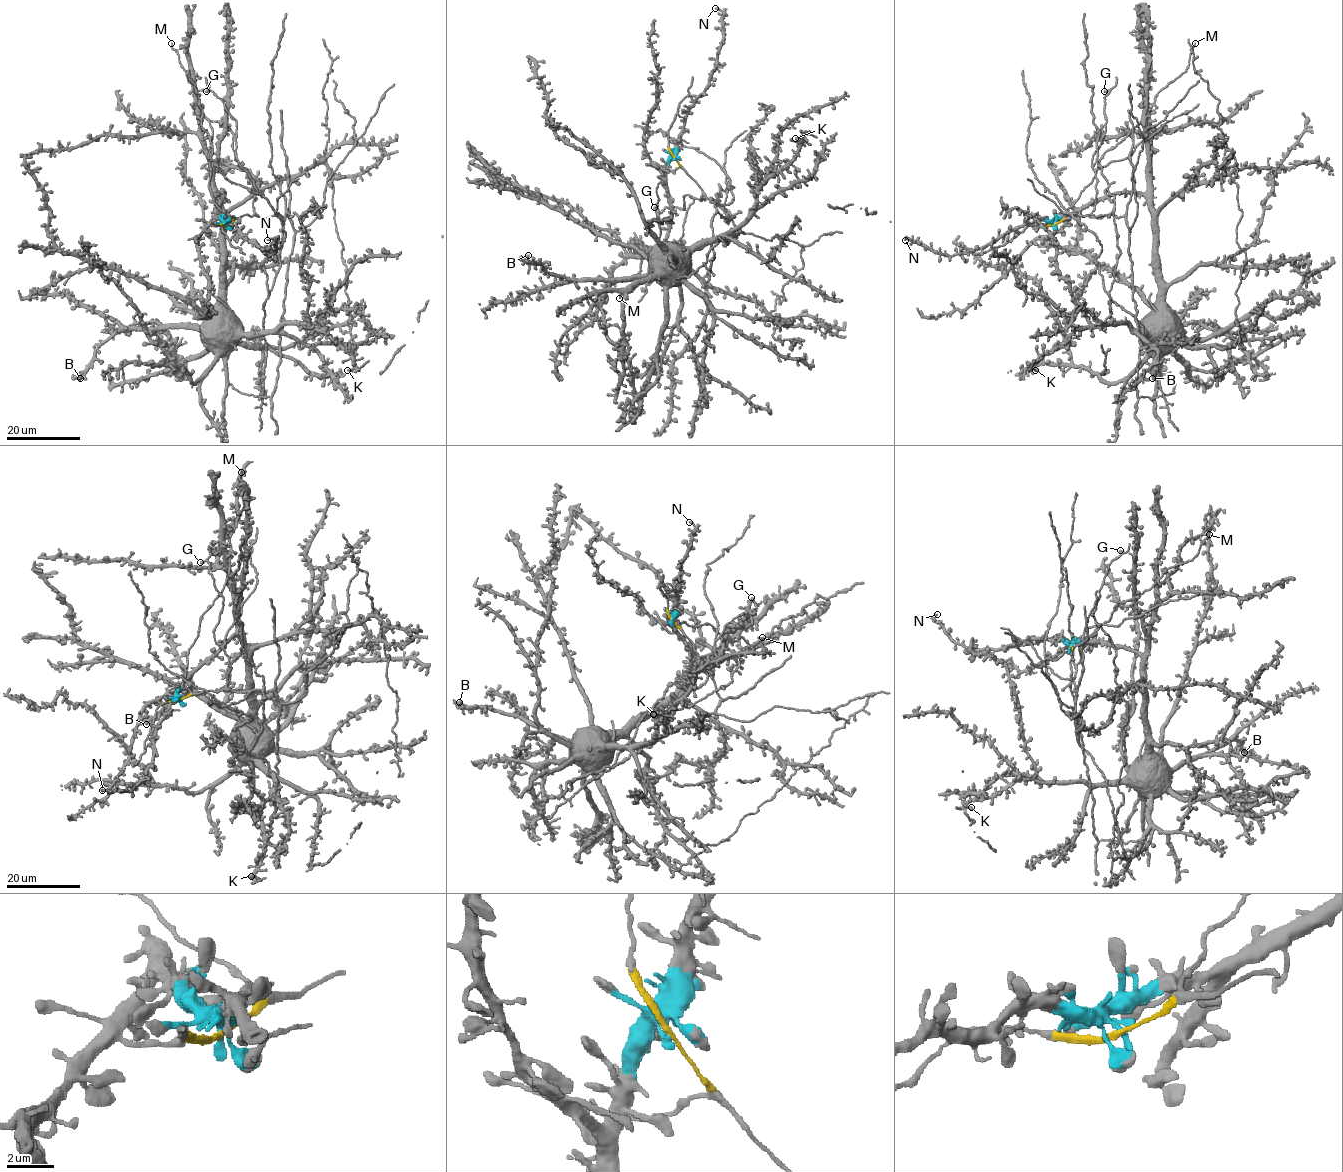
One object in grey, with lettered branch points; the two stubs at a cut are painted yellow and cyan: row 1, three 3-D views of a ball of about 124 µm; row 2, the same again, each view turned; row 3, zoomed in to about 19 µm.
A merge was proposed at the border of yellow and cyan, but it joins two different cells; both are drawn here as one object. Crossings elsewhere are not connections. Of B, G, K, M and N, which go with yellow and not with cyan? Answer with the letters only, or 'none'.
G, M

